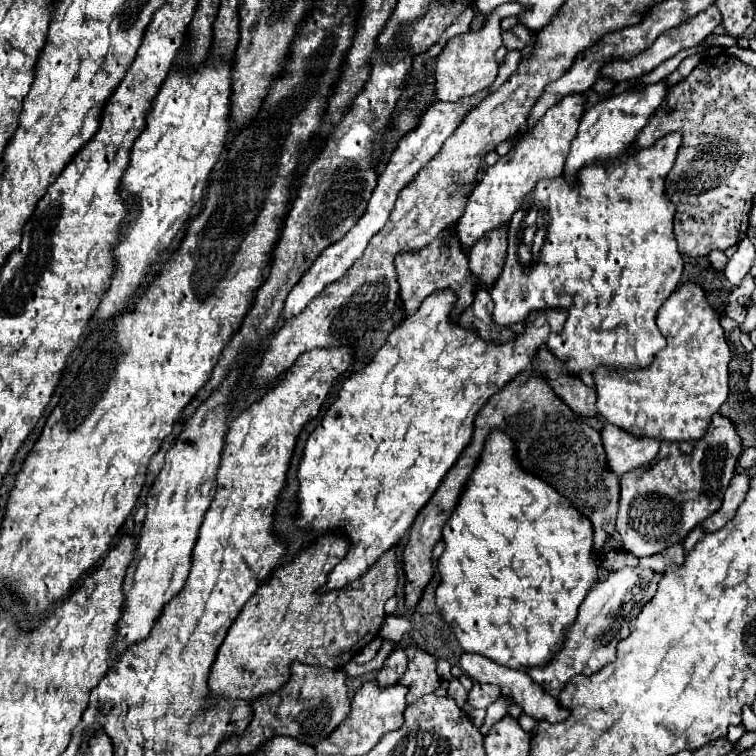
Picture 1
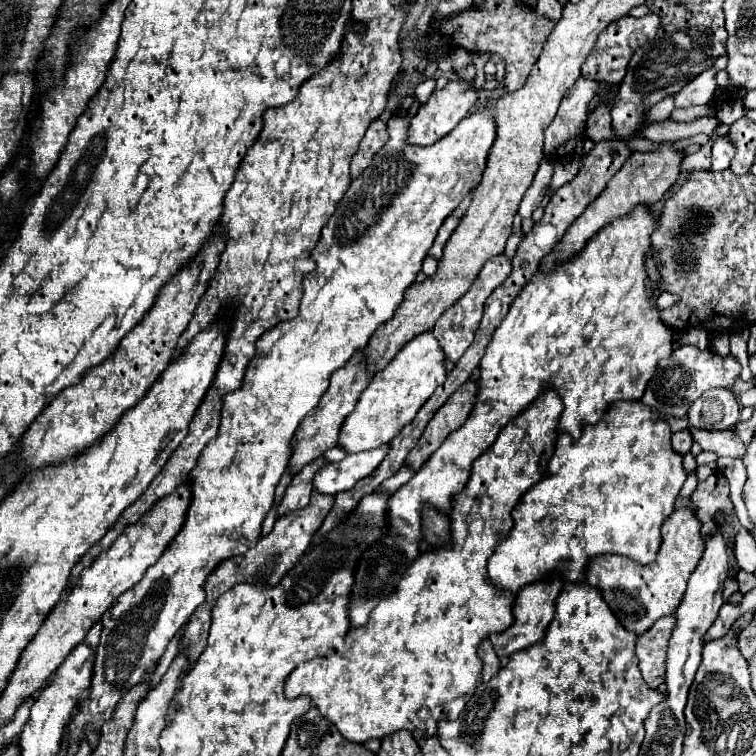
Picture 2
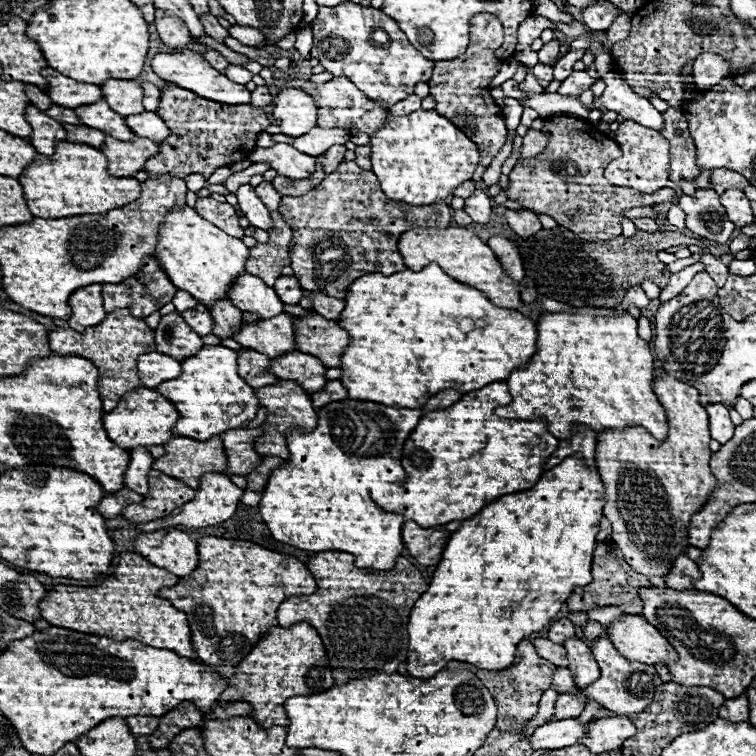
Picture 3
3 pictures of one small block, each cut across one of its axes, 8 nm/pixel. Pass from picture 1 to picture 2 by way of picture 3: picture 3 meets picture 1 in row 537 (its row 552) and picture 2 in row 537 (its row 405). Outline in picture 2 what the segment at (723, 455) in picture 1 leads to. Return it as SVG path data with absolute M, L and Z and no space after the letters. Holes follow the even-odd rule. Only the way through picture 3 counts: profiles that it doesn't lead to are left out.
M678 508L662 524L662 544L652 564L640 566L636 562L628 562L628 558L608 554L608 558L596 558L596 562L592 562L586 582L602 592L606 604L626 630L644 634L656 620L670 616L672 610L676 610L680 598L684 596L688 578L702 558L702 552L704 540L700 538L698 518L692 510Z

